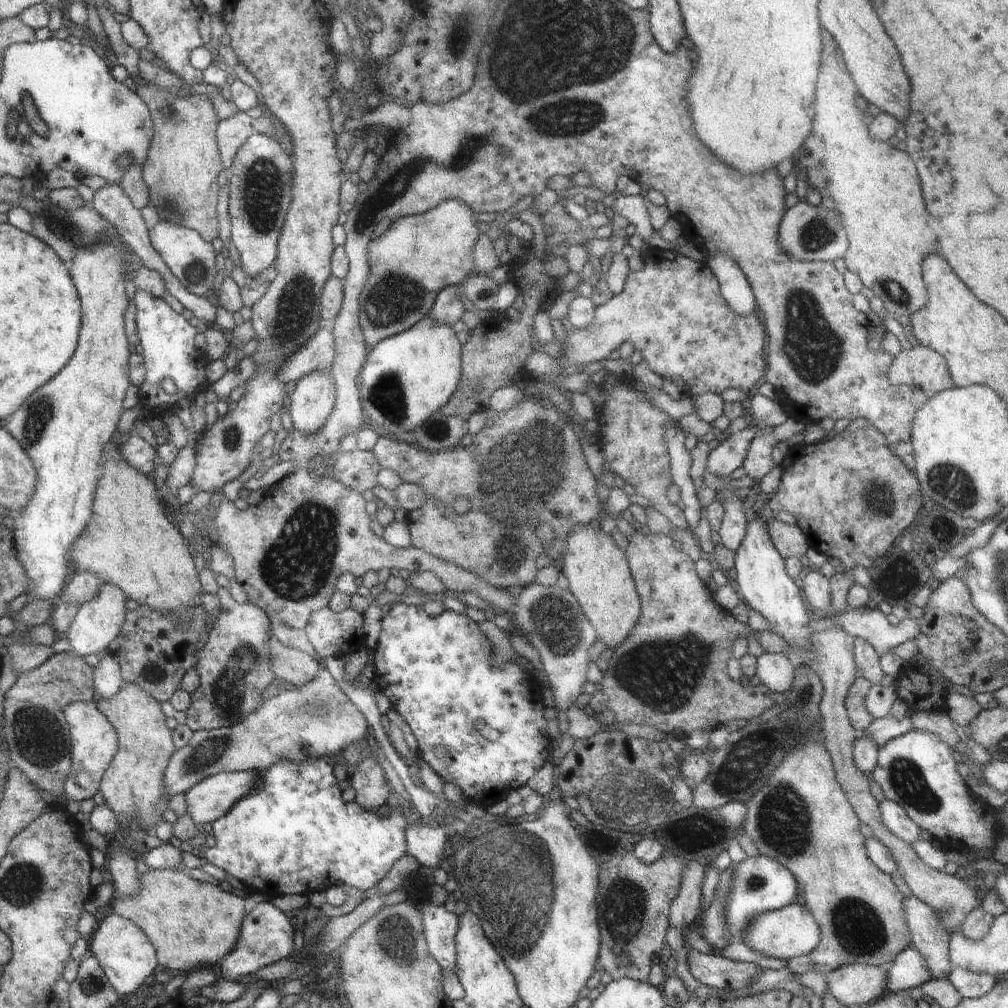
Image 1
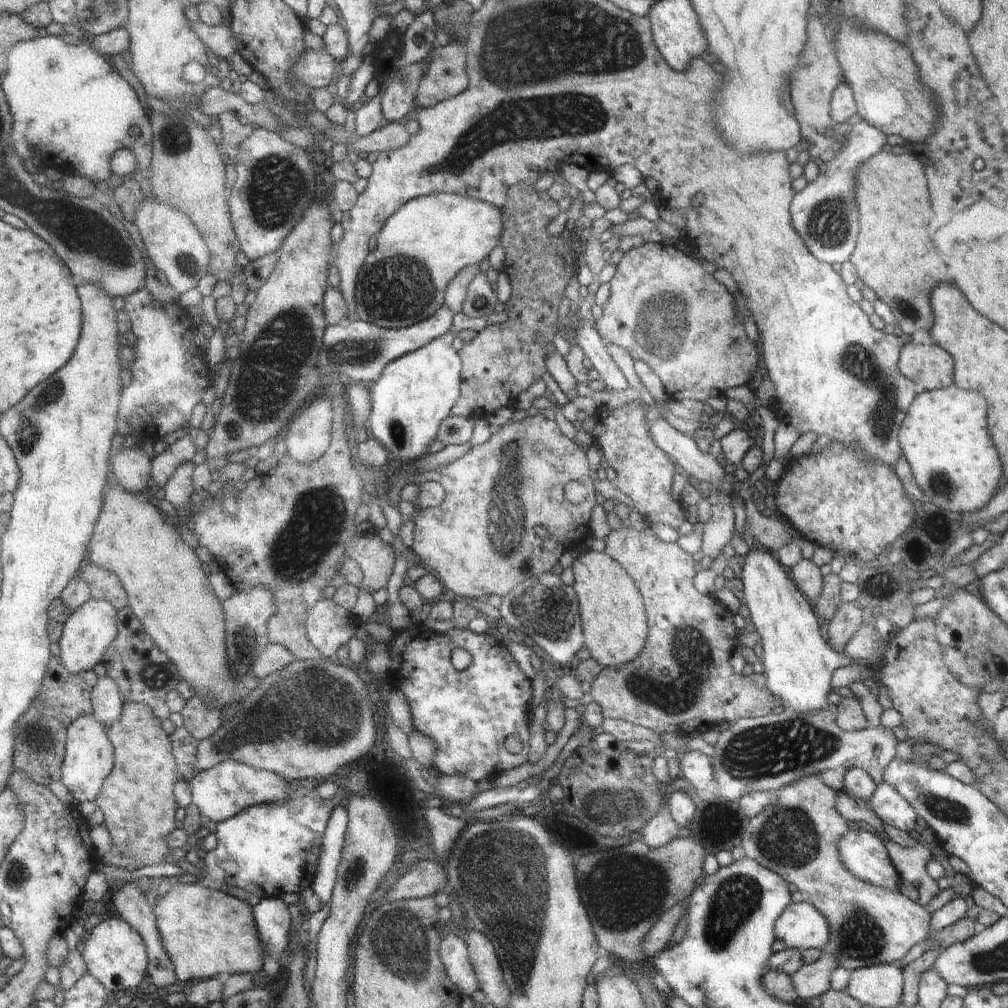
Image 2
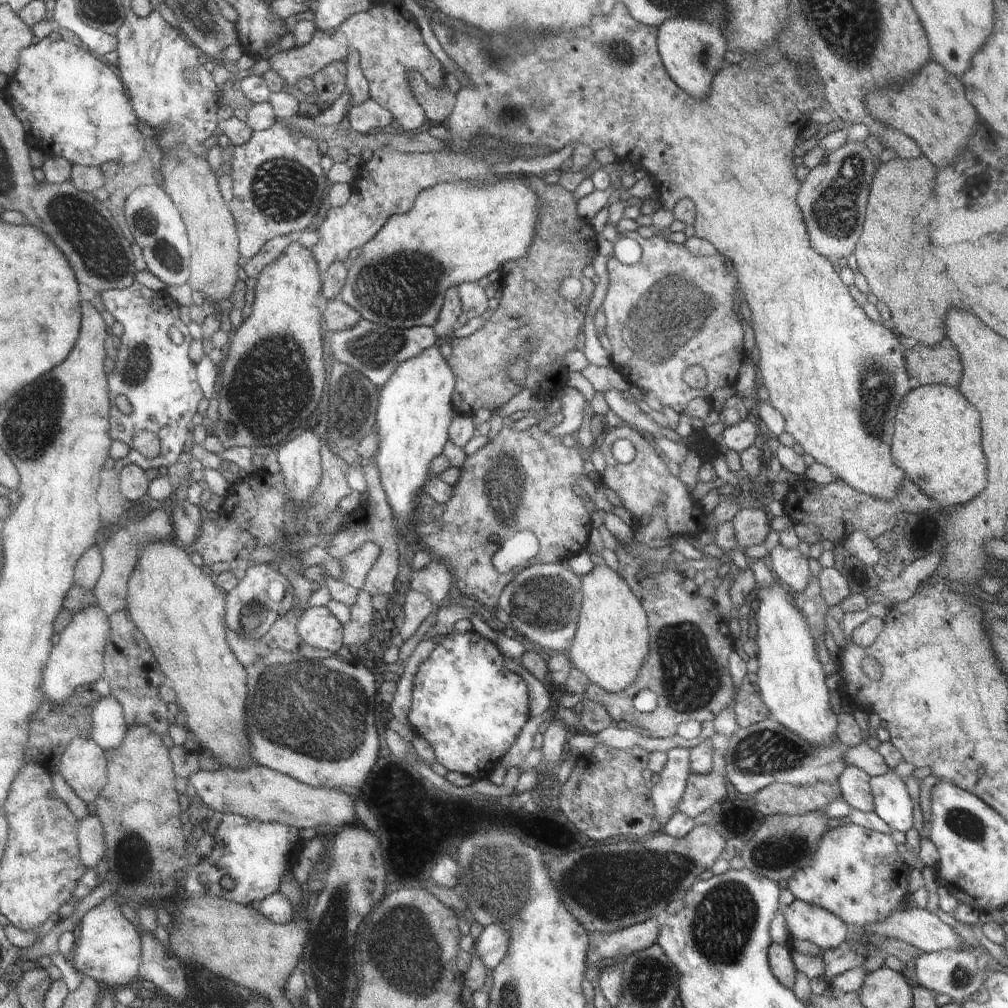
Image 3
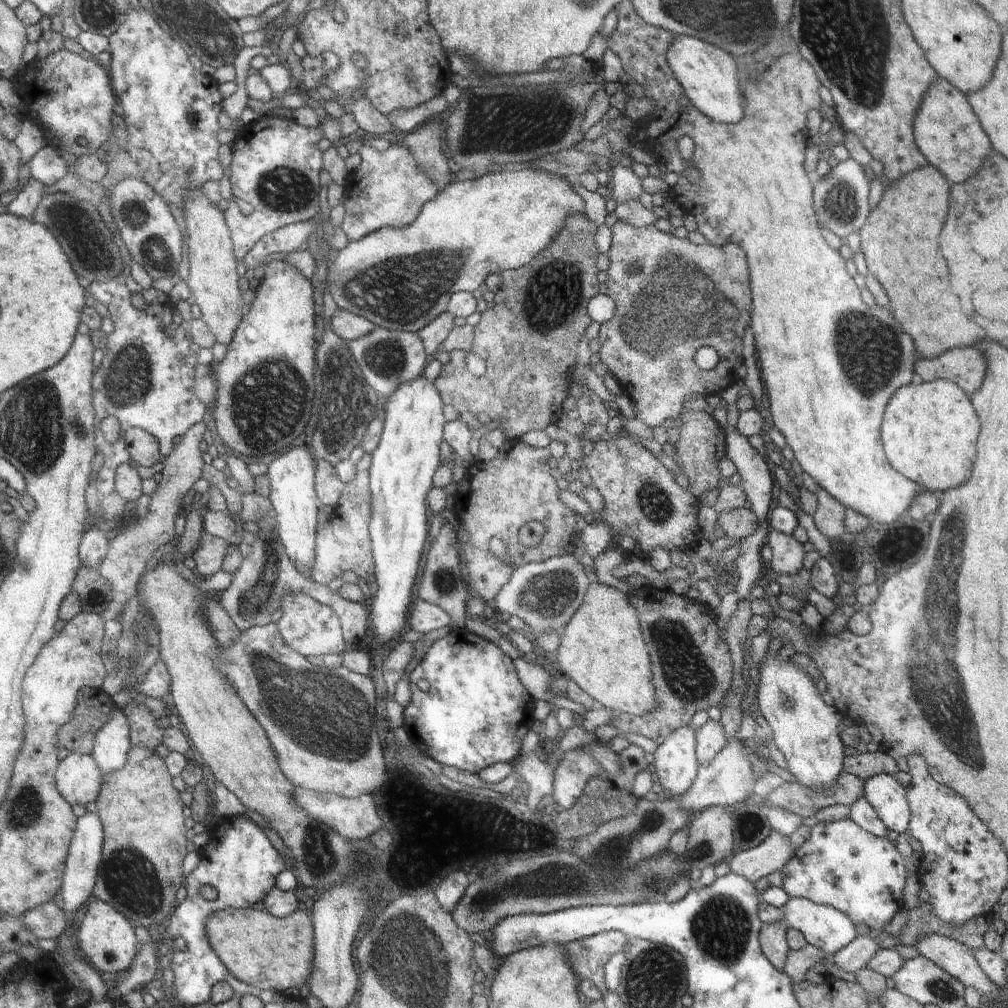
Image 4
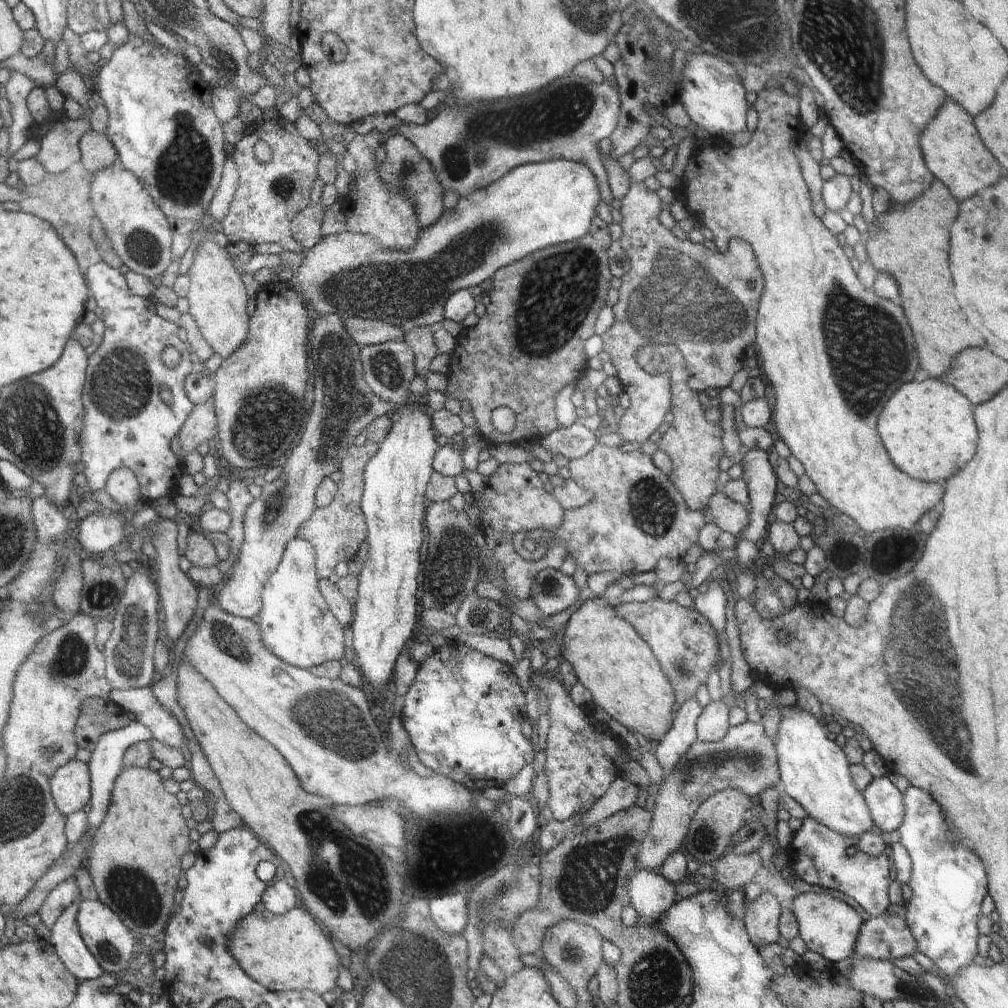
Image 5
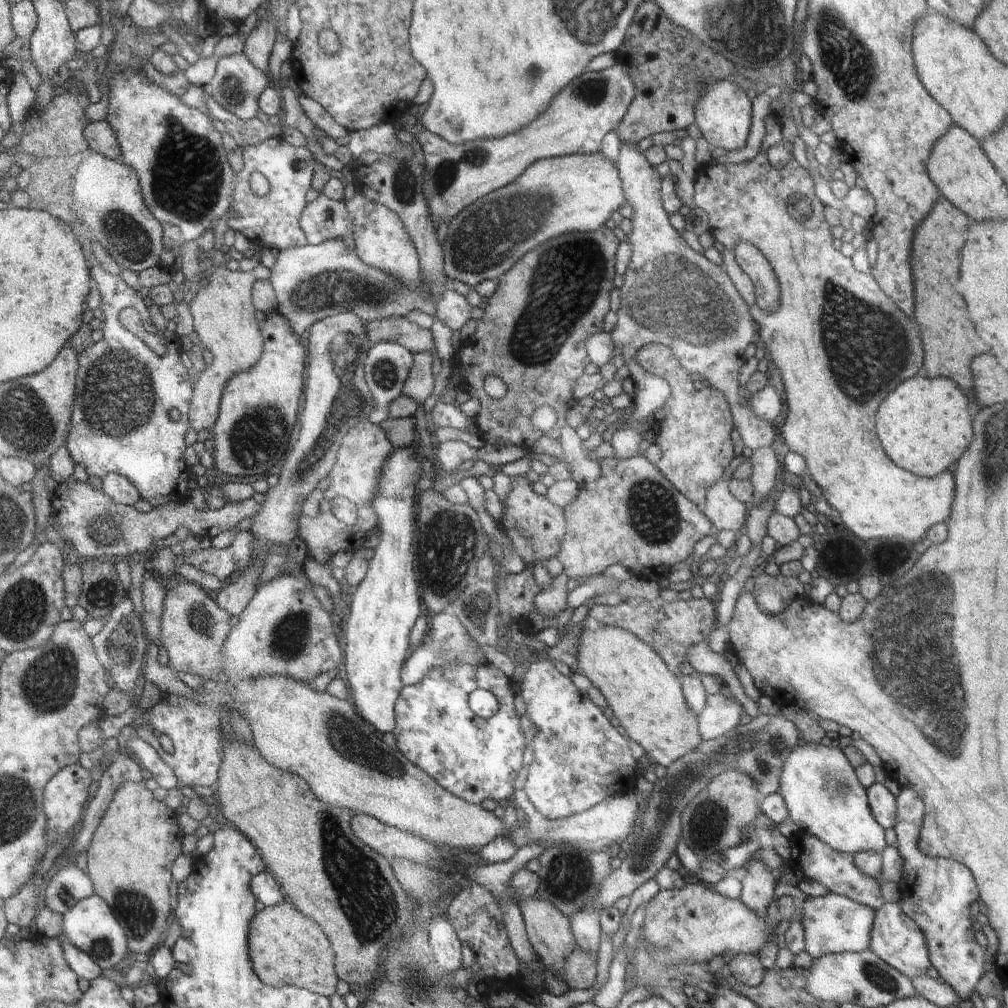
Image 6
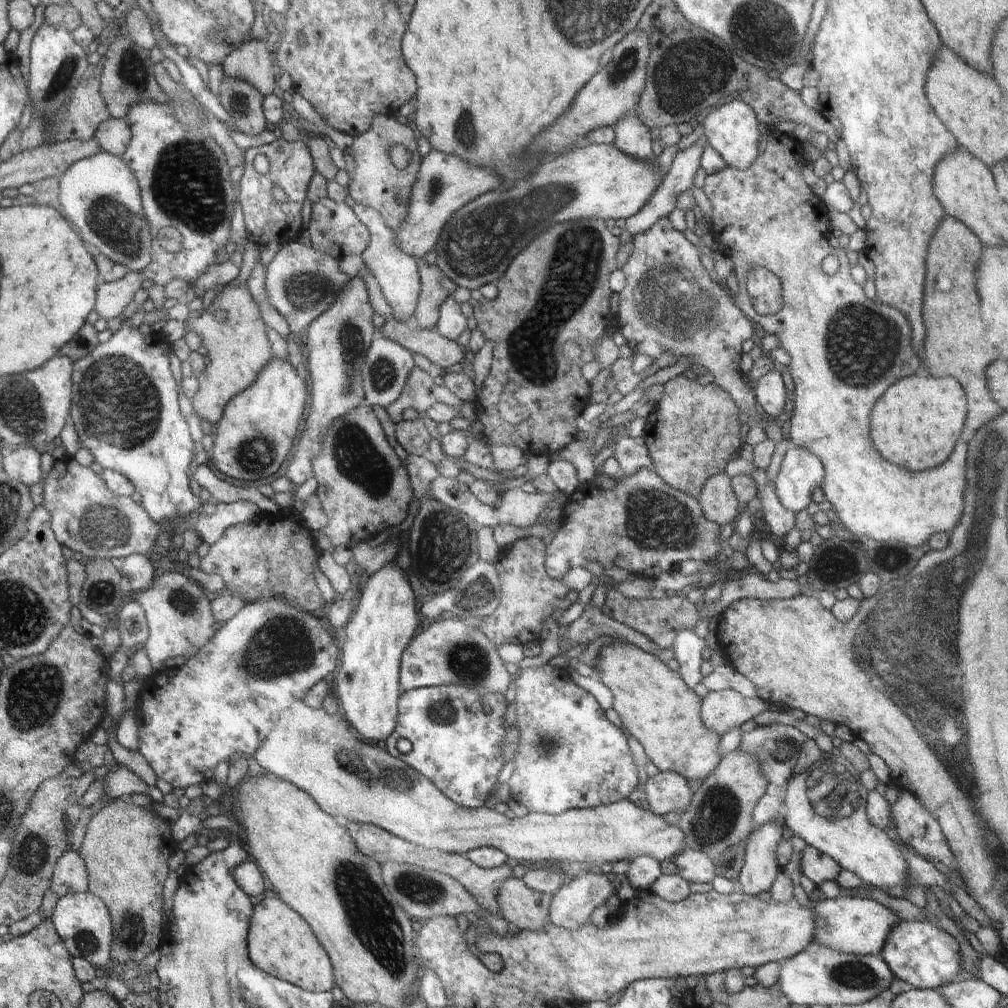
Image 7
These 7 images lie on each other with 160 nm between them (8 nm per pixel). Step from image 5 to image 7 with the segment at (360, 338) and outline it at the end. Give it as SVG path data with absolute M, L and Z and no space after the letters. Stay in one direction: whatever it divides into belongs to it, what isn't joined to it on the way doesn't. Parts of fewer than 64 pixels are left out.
M388 318L387 320L388 322L386 322L386 324L384 324L384 326L382 326L382 328L377 331L377 334L380 334L381 336L388 338L389 340L392 340L393 342L398 342L398 344L400 344L401 346L404 346L404 348L406 348L407 350L410 350L410 353L412 354L421 354L422 356L425 356L428 360L430 360L430 362L432 362L432 364L435 364L436 366L443 368L446 368L448 366L453 366L456 363L461 363L462 361L466 360L462 360L462 358L466 357L473 357L473 354L467 354L465 355L462 348L459 346L460 344L458 343L458 341L451 341L450 339L447 339L446 337L442 337L439 333L436 327L432 327L432 328L428 328L428 330L422 330L422 328L418 328L417 326L413 326L412 324L404 324L404 322L400 322L400 320L394 320L394 318Z

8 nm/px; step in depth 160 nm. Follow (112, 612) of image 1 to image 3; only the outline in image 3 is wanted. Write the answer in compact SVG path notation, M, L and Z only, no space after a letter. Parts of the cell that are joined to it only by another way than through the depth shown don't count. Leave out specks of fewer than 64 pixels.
M90 605L73 614L70 623L59 633L60 639L54 645L44 672L43 691L51 700L63 704L78 687L105 678L105 646L112 630L110 615L101 606Z

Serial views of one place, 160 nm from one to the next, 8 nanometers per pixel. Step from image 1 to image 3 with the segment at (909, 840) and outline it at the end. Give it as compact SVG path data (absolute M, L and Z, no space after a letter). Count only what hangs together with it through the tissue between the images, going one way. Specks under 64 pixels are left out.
M894 771L869 778L875 813L894 830L907 833L913 827L914 802L903 780Z

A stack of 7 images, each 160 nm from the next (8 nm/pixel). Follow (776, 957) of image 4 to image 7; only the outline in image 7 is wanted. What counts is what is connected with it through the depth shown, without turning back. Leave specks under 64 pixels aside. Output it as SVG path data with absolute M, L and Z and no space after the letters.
M775 820L752 830L744 844L744 864L736 881L737 891L757 896L774 884L780 872L776 859L778 843L784 839L785 826Z

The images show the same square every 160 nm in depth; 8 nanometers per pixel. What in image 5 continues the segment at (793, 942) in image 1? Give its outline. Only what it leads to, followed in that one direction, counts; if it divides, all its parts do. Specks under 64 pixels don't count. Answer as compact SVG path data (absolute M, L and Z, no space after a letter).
M803 888L803 891L796 895L788 910L796 919L799 935L807 945L807 950L812 950L835 963L852 956L854 943L864 921L858 911L848 903L820 890Z

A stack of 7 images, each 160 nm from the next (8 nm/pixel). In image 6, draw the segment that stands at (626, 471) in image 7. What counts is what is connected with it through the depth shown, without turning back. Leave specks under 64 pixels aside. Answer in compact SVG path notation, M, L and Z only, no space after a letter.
M621 145L620 156L616 165L620 171L621 181L624 183L626 201L634 207L635 213L631 220L632 233L628 235L630 244L633 246L632 256L623 274L624 284L620 288L621 307L616 312L618 317L617 325L609 335L630 370L629 376L635 384L635 395L627 416L617 423L614 428L610 440L615 450L614 456L618 459L625 459L638 453L640 440L650 432L650 430L647 430L648 425L646 425L648 418L657 418L655 415L672 395L672 388L666 379L646 372L634 360L636 351L650 343L658 343L671 349L683 369L686 369L690 374L694 374L694 372L703 374L706 377L706 384L721 391L729 404L733 426L738 430L738 434L742 437L742 442L746 447L750 448L750 450L756 450L760 447L772 446L772 442L776 438L774 427L768 421L758 418L752 412L750 406L744 406L744 399L739 395L741 386L738 381L738 370L747 360L744 357L744 350L750 343L758 342L758 329L750 314L749 304L738 293L738 289L728 276L723 265L710 262L709 258L698 253L698 250L694 250L694 246L689 246L678 231L670 225L668 214L662 208L658 172L649 165L645 154L639 148L636 150L636 145L632 147Z

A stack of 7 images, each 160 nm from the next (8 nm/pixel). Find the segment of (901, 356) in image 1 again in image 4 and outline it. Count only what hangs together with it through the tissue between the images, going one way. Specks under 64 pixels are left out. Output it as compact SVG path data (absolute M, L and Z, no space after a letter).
M968 346L952 348L938 358L918 358L914 369L923 382L952 381L970 396L982 384L986 364L982 354L974 346Z

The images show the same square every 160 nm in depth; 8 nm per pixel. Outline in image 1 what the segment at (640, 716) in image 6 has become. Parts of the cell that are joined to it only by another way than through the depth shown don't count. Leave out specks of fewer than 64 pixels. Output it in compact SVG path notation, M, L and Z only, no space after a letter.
M588 523L576 525L566 541L566 554L563 555L562 572L569 582L569 591L581 602L589 621L597 628L597 633L605 644L620 644L632 630L632 626L638 622L641 610L641 598L634 588L634 580L628 570L627 554L624 549L616 546L610 533L603 529L596 529Z

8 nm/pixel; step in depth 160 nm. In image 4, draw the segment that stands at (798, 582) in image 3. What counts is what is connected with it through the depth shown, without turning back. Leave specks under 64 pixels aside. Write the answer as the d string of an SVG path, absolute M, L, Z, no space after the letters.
M767 529L764 533L767 545L771 548L772 559L768 565L778 575L795 575L803 568L803 544L793 535L787 535L774 529Z

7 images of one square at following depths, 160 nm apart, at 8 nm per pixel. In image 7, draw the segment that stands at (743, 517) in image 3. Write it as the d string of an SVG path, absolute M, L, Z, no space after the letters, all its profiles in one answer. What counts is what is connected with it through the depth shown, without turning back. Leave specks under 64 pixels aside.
M724 471L705 483L698 502L704 514L722 527L735 523L743 507L732 489L731 479Z

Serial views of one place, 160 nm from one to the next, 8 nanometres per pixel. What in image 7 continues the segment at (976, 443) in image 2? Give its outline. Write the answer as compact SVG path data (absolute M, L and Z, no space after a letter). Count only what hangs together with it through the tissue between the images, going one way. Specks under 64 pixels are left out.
M908 376L892 384L876 402L870 434L888 462L908 470L928 470L948 460L956 440L964 438L965 420L966 396L954 378Z

